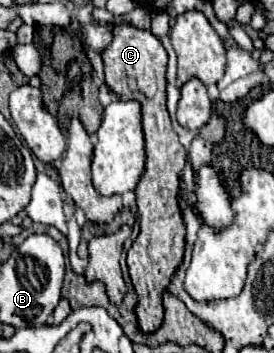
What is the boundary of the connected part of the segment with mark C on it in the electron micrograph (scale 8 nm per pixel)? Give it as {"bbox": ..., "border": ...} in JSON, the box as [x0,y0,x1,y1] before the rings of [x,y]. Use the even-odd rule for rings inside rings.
{"bbox":[101,23,187,333],"border":[[[125,23],[117,25],[115,37],[111,45],[101,53],[105,63],[105,81],[109,89],[113,89],[121,99],[135,99],[141,103],[143,115],[143,133],[145,133],[145,173],[135,189],[137,207],[139,207],[139,223],[141,233],[133,247],[127,253],[127,267],[139,297],[135,315],[139,321],[139,329],[143,333],[155,333],[163,321],[163,293],[183,261],[185,249],[185,225],[177,207],[177,191],[179,191],[179,175],[185,167],[187,151],[179,141],[179,135],[171,127],[169,111],[167,111],[167,53],[157,37],[151,31],[141,31],[129,27]]]}

